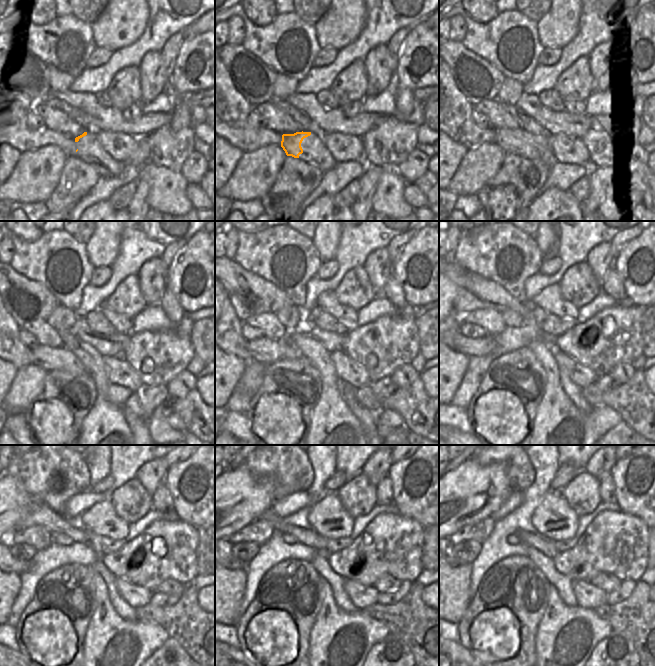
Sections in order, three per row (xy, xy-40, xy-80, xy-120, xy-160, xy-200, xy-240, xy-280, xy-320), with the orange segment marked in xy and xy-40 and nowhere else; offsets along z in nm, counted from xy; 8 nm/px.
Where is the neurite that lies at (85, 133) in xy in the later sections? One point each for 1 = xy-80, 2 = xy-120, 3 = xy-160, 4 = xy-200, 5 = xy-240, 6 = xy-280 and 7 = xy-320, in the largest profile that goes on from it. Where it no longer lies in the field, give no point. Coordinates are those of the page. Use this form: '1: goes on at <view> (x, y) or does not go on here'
1: goes on at xy-80 (513, 141)
2: goes on at xy-120 (49, 359)
3: goes on at xy-160 (264, 350)
4: goes on at xy-200 (486, 346)
5: goes on at xy-240 (11, 564)
6: goes on at xy-280 (235, 564)
7: goes on at xy-320 (459, 563)

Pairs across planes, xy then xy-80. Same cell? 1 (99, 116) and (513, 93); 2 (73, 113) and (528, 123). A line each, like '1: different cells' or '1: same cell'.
1: different cells
2: same cell

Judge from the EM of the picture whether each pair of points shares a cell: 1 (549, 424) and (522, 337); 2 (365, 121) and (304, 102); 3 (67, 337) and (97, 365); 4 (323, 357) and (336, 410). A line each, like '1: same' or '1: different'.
1: different
2: same
3: same
4: same

